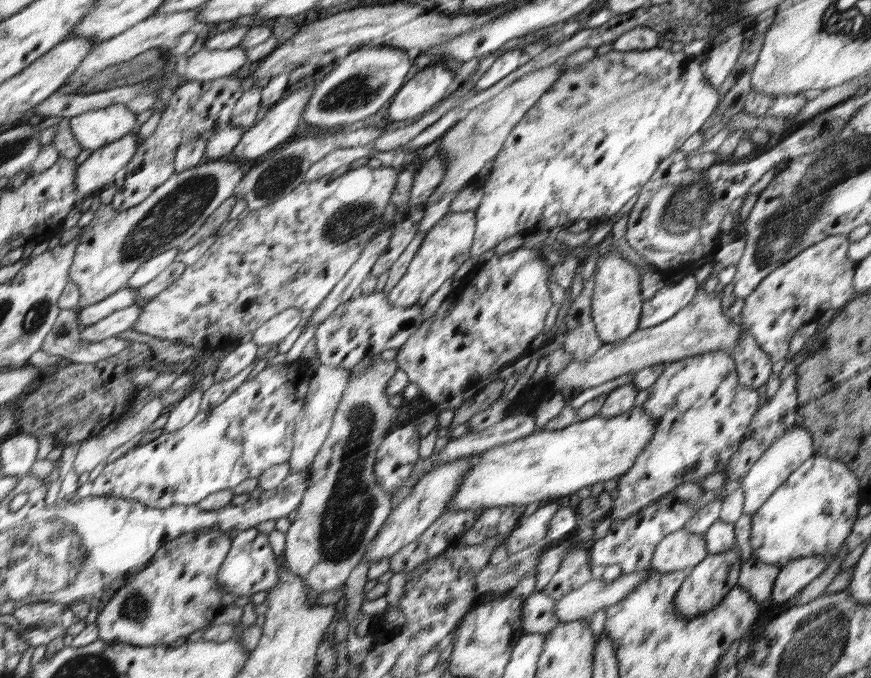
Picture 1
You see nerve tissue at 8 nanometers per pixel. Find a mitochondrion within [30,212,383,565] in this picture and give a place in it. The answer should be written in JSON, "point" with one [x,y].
{"point":[63,329]}

